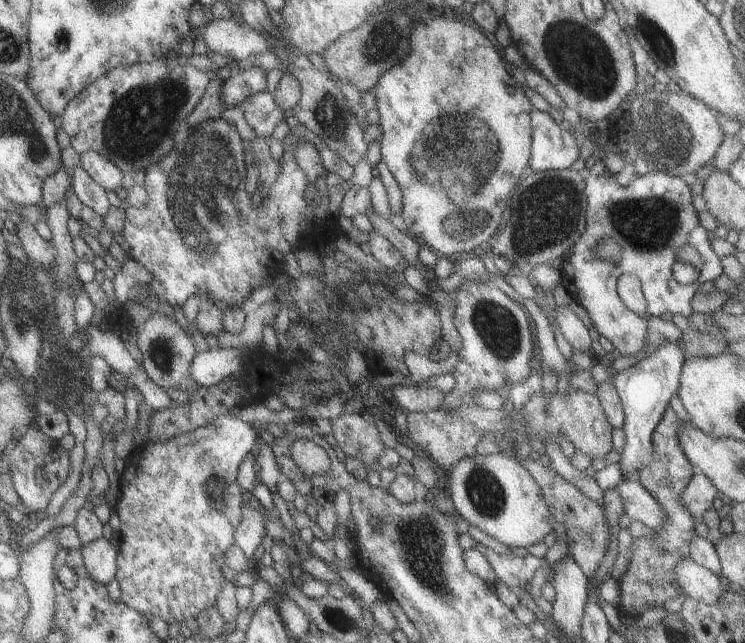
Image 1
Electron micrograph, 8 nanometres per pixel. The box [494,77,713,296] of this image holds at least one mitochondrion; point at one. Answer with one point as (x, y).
(667, 135)

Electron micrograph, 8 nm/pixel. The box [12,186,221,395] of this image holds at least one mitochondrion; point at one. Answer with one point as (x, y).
(160, 349)

